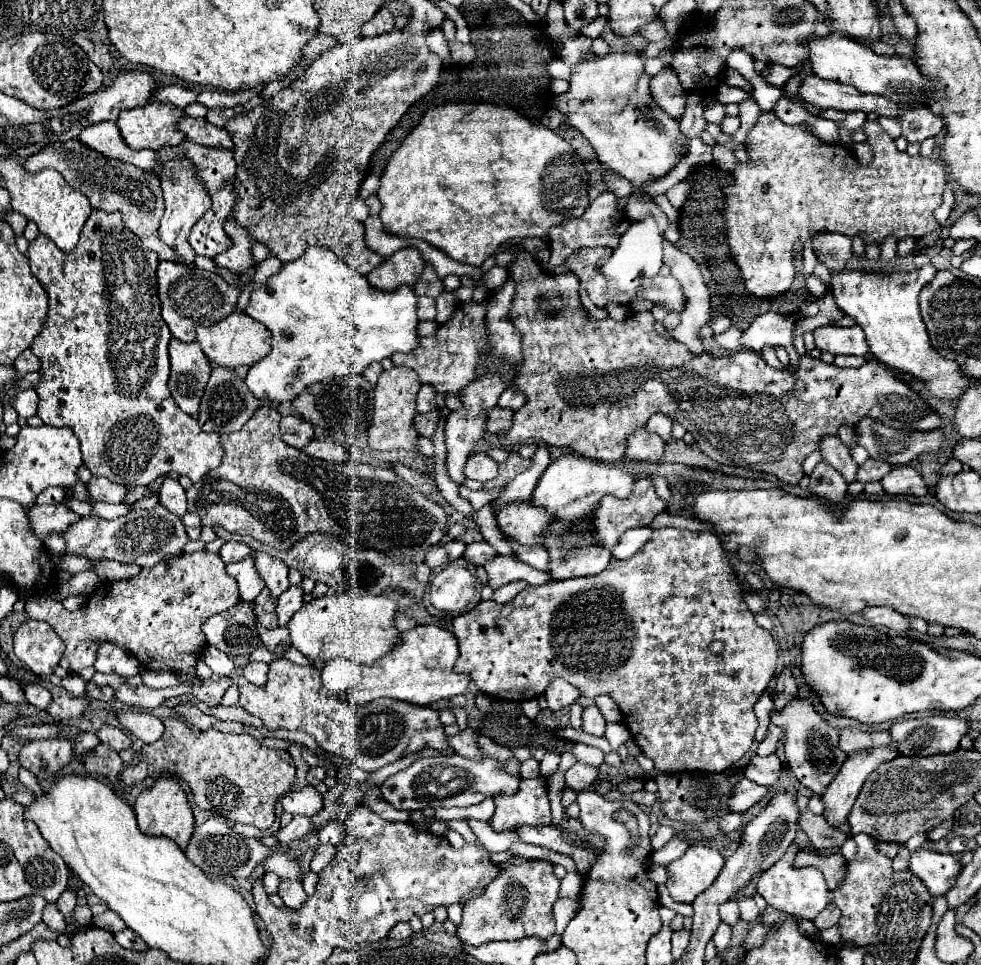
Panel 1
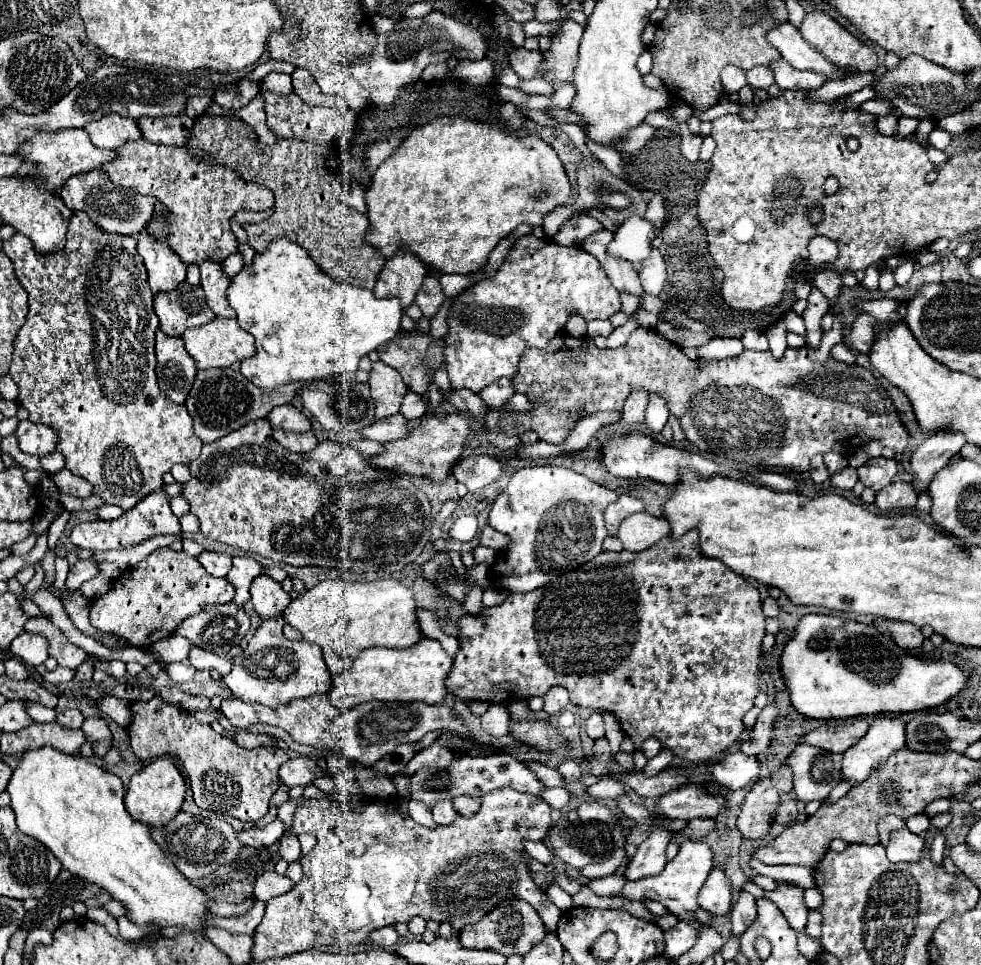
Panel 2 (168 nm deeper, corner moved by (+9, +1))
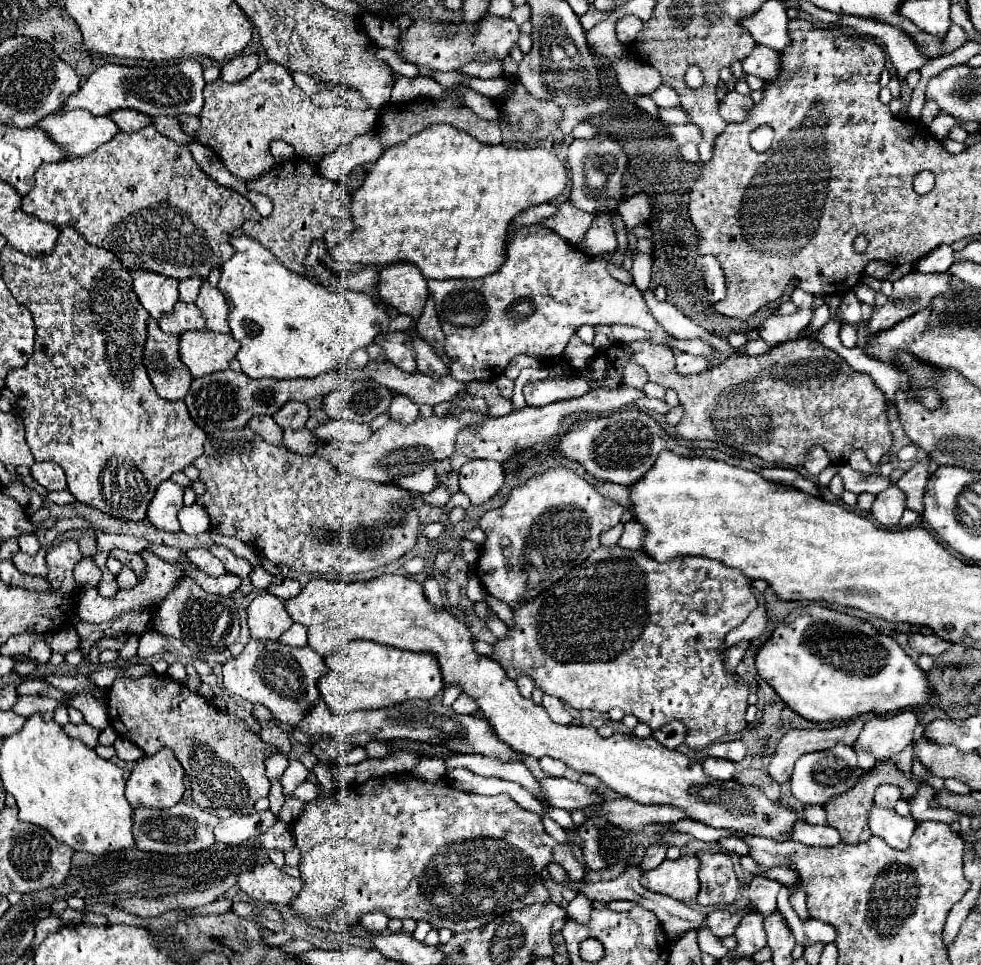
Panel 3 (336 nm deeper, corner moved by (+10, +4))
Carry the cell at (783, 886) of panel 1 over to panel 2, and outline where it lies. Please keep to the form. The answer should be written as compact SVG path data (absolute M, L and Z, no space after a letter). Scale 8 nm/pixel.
M778 882L776 890L766 890L764 896L780 908L780 912L788 918L788 922L794 930L800 932L806 928L808 908L804 904L804 888L786 884L786 882Z

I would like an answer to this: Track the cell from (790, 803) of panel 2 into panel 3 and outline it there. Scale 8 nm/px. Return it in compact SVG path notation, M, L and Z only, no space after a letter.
M745 769L745 771L739 771L735 773L735 777L741 785L757 785L763 789L763 793L767 793L769 799L779 799L781 795L781 789L779 785L767 775L767 771L761 771L761 769Z

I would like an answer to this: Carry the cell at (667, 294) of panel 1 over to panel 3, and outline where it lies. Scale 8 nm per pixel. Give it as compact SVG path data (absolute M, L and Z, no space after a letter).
M597 211L595 219L579 243L579 249L587 255L611 255L617 247L615 229L613 229L613 211Z

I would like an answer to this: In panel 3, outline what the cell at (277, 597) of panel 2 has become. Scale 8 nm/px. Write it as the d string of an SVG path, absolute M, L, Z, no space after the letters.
M261 593L247 607L247 625L251 631L251 639L259 641L277 641L283 631L291 627L291 617L283 609L283 599Z

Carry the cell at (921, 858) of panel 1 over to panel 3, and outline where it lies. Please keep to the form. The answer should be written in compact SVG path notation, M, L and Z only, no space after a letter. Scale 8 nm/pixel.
M871 807L869 813L869 827L873 831L873 835L881 837L887 841L887 845L891 845L893 849L907 849L909 847L909 839L915 831L915 819L913 817L903 817L893 809L885 809L885 807Z

